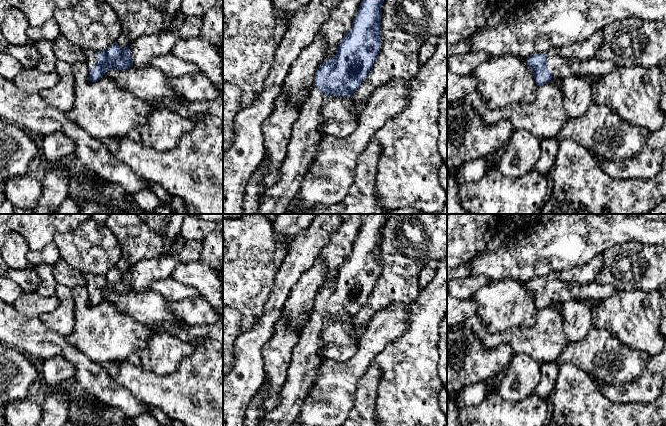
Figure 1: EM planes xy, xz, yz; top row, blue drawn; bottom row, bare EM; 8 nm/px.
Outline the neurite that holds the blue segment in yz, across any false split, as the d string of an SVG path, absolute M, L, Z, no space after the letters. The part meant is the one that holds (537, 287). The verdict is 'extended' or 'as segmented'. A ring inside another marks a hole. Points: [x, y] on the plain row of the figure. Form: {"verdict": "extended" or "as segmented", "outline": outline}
{"verdict": "extended", "outline": "M551 272L541 278L534 278L526 283L535 306L538 310L550 305L553 300L559 302L579 298L590 298L602 301L618 291L609 284L565 282L557 277L556 272Z"}

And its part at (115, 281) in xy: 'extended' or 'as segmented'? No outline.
extended

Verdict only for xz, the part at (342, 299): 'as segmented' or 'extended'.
extended

